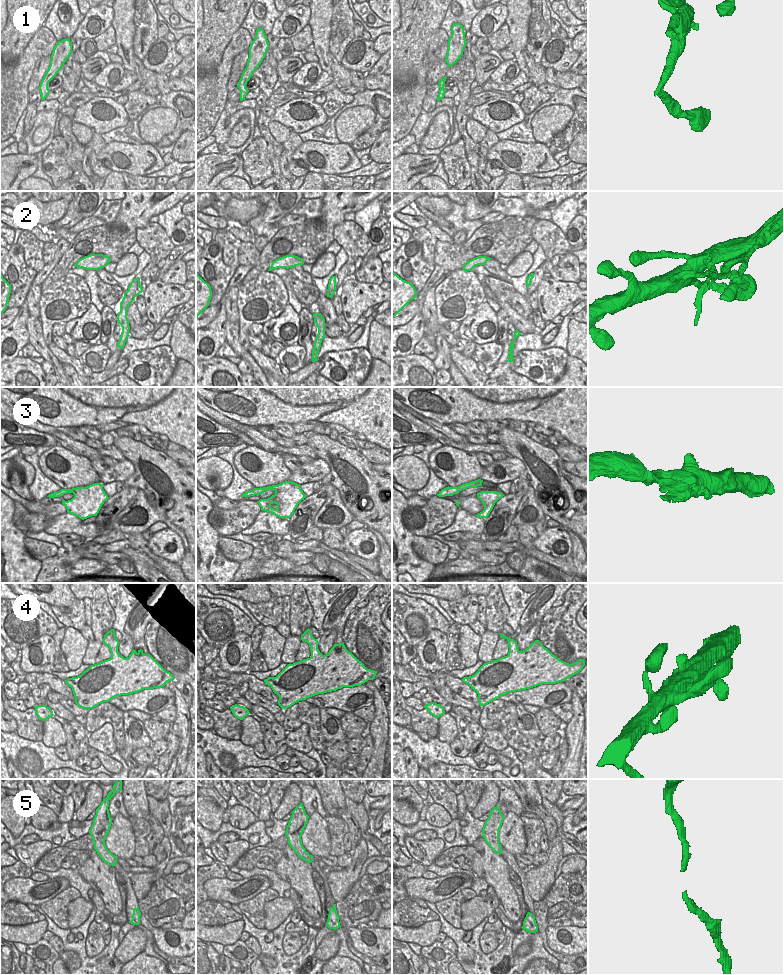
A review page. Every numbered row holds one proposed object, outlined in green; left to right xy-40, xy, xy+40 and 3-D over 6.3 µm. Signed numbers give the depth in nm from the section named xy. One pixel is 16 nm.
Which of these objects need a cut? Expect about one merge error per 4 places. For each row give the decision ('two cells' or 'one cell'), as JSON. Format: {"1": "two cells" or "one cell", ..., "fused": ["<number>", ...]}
{"1": "one cell", "2": "two cells", "3": "one cell", "4": "one cell", "5": "one cell", "fused": ["2"]}

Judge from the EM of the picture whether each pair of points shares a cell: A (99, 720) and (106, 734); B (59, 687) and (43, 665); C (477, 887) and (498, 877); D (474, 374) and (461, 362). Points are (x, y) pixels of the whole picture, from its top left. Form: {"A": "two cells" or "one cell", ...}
{"A": "two cells", "B": "two cells", "C": "two cells", "D": "one cell"}

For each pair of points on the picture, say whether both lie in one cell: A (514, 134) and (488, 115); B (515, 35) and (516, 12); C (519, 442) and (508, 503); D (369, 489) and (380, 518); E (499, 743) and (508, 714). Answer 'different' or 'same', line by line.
A: different
B: same
C: different
D: same
E: different

